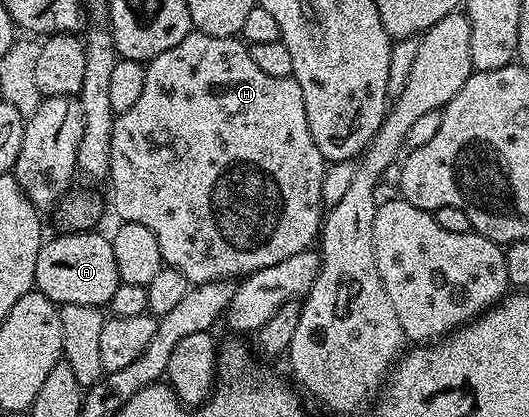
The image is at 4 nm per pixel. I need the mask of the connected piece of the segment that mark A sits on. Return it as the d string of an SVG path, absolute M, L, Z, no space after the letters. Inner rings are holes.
M99 230L63 232L46 241L37 254L35 288L46 294L56 306L110 305L117 286L121 283L117 274L117 258L113 258L111 236L102 236Z

